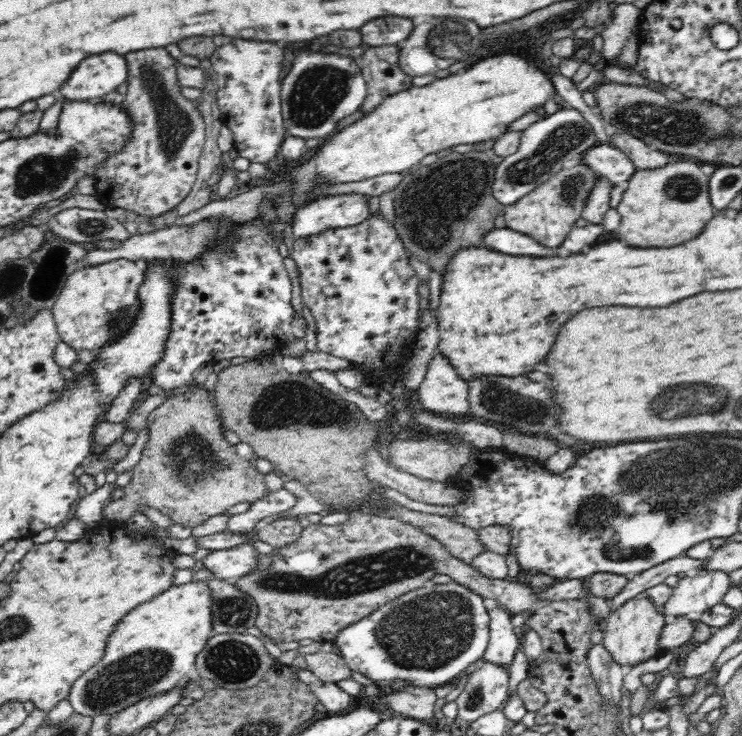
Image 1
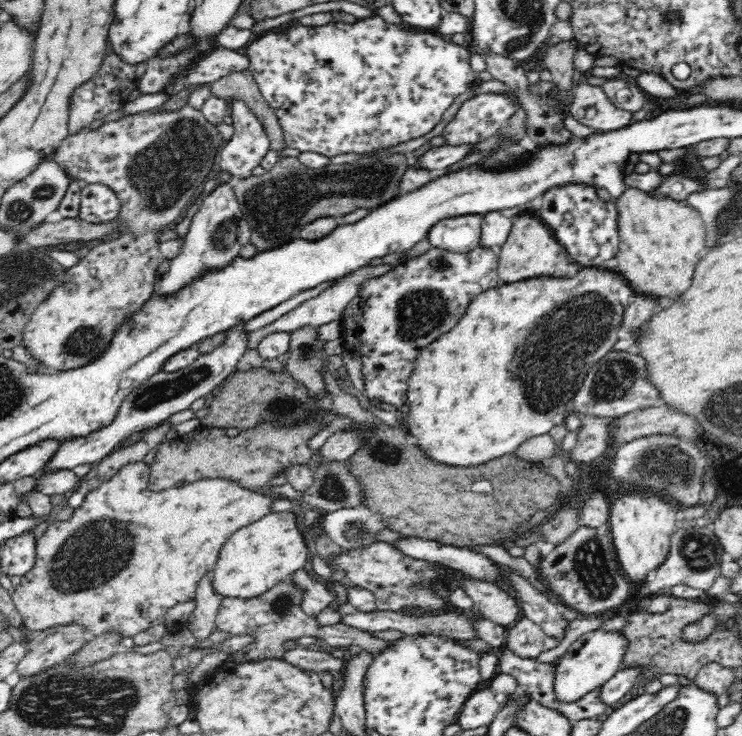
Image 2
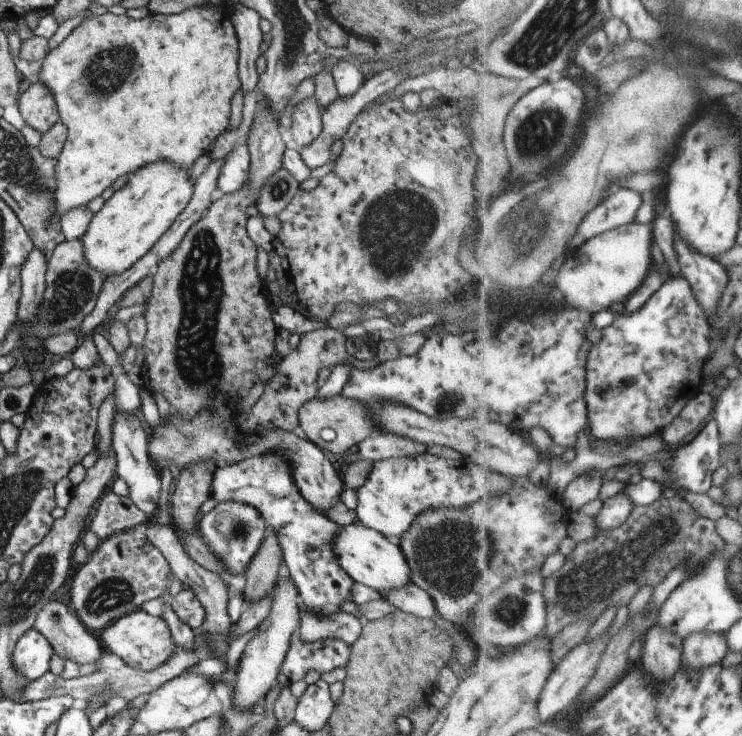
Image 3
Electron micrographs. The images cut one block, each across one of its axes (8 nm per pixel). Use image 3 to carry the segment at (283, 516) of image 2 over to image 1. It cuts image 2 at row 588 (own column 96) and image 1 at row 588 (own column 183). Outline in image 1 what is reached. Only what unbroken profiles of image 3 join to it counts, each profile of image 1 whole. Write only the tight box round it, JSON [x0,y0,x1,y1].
[67,580,213,718]

